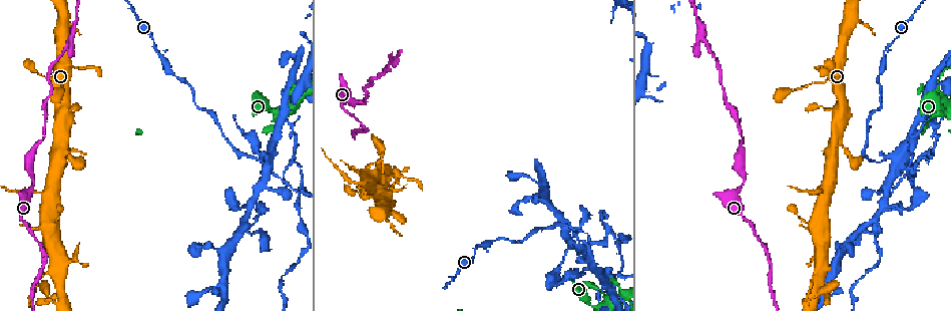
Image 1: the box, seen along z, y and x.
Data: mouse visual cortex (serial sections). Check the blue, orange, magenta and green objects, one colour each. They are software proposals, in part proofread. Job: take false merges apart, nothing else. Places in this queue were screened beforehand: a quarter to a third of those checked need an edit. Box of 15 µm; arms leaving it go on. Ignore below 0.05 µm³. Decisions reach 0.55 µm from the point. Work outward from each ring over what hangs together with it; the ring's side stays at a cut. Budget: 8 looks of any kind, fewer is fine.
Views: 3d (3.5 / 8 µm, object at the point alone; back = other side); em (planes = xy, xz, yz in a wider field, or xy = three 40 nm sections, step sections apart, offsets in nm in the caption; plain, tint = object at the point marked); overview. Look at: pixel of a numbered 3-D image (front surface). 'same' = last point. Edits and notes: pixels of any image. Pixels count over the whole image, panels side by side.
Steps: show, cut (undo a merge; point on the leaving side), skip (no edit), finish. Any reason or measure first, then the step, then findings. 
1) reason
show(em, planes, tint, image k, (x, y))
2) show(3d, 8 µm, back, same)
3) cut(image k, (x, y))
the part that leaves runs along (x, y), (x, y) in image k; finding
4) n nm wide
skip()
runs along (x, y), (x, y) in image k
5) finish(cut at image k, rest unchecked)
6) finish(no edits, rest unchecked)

a narrow waist
show(3d, 8 µm, image 1, (481, 244))

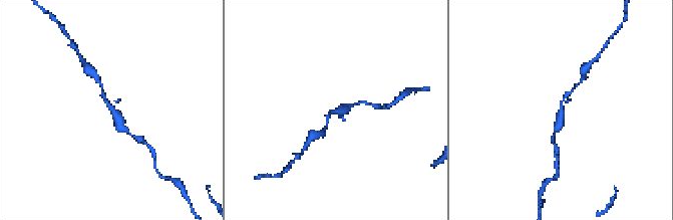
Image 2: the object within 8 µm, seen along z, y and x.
now the EM
show(em, planes, tint, image 2, (562, 105))

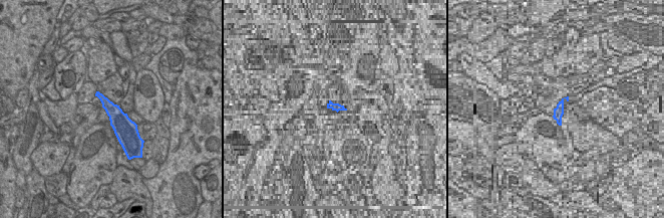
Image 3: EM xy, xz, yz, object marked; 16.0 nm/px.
skip()
runs along (100, 83), (102, 95), (124, 128) in image 2; continuous, no second cell

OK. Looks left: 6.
abrupt turn
show(3d, 8 µm, image 1, (875, 162))

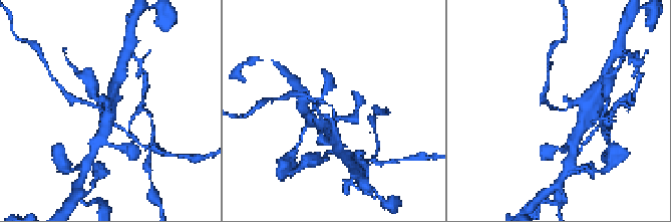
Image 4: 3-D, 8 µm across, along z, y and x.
zoom in
show(3d, 3.5 µm, image 4, (558, 106))

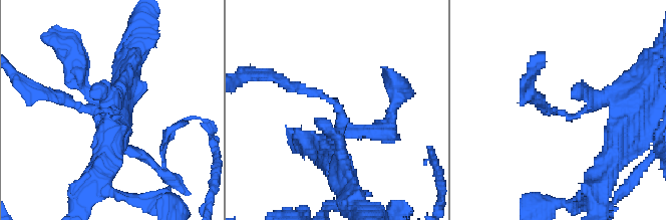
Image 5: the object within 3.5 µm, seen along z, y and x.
arms of 150, 200 nm; need the tissue
show(em, xy, step 5, tint, image 5, (561, 109))

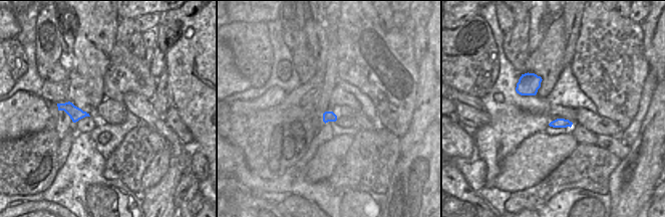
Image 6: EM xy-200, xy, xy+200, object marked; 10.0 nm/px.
100 nm wide
cut(image 5, (323, 127))
the part that leaves runs along (340, 129), (340, 175), (334, 163) in image 5; two cells meet here

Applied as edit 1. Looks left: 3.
show(overview)

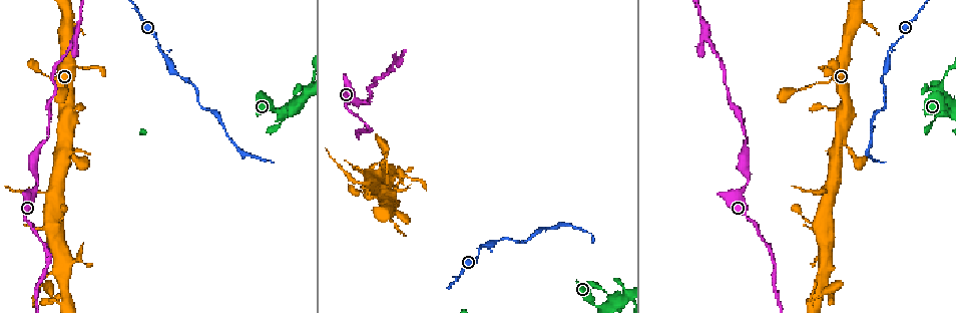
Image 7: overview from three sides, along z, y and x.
three arms meet
show(3d, 3.5 µm, image 7, (49, 196))

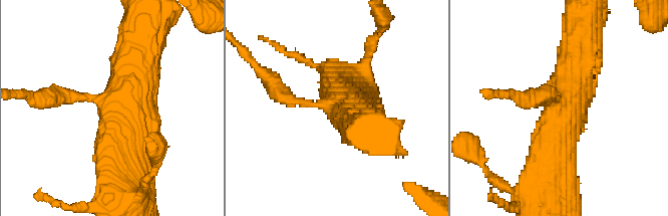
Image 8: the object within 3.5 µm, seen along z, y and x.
3 arms; arms of 150, 600, 600 nm; need the tissue
show(em, xy, step 3, tint, image 8, (108, 100))

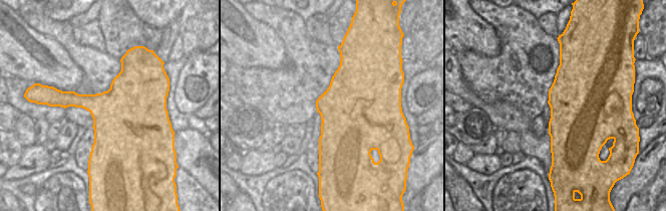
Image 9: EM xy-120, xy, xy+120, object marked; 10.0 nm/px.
skip()
runs along (579, 49), (553, 179) in image 8; continuous, no second cell

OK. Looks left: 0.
finish(cut at image 5, rest unchecked)

